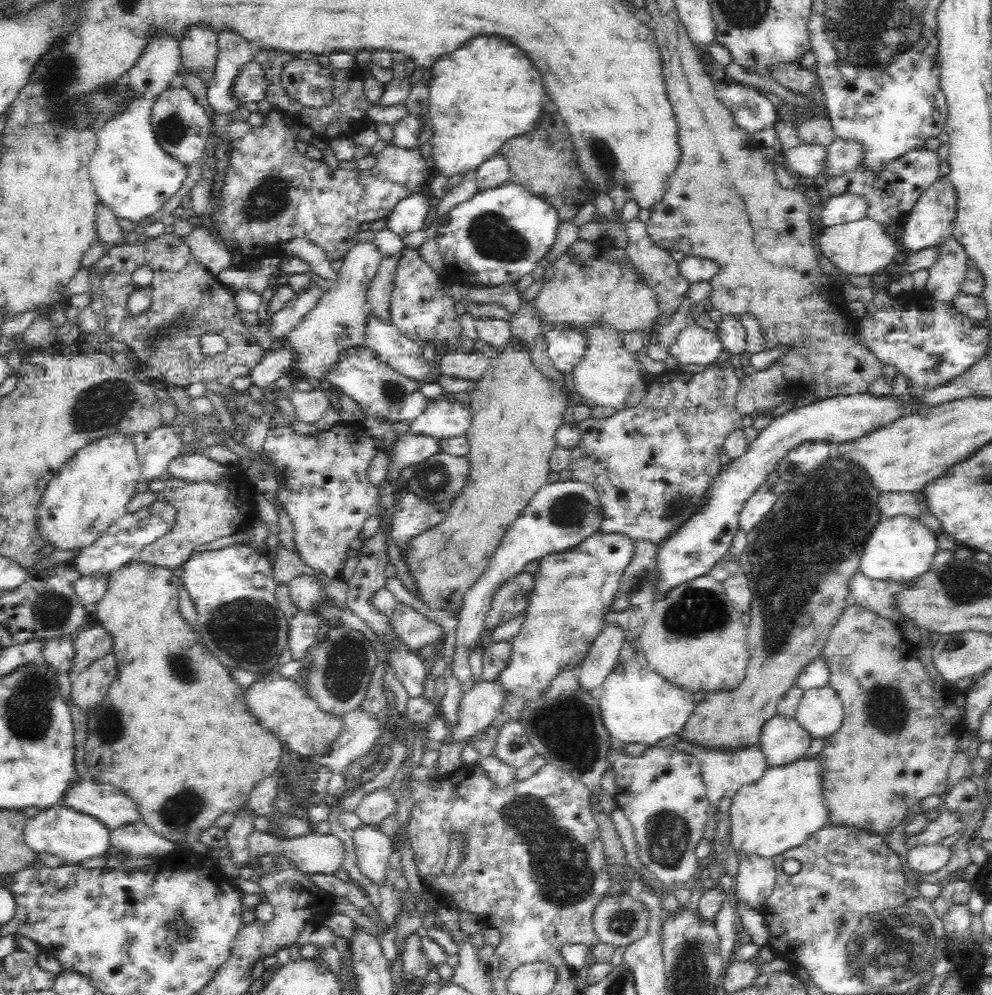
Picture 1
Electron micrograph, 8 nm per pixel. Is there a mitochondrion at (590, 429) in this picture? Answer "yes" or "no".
no

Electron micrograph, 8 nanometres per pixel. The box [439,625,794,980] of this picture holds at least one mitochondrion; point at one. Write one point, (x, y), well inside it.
(560, 866)

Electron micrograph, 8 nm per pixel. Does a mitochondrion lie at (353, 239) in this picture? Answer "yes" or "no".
no

